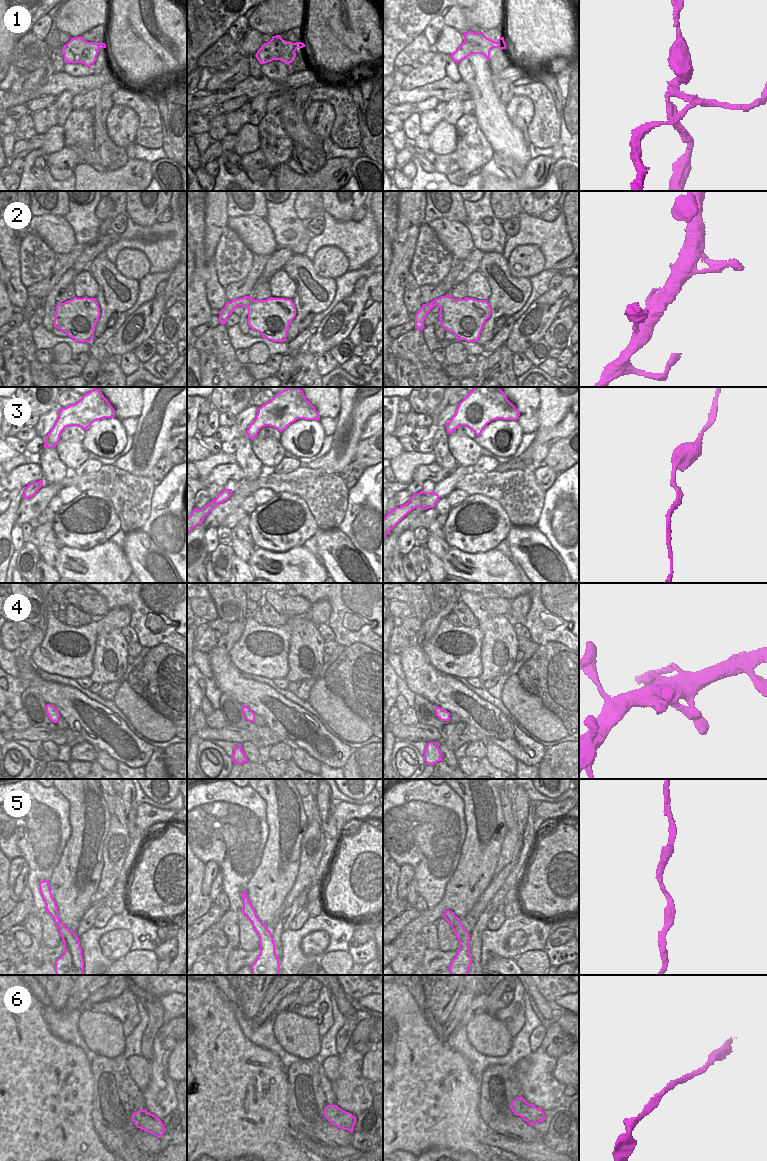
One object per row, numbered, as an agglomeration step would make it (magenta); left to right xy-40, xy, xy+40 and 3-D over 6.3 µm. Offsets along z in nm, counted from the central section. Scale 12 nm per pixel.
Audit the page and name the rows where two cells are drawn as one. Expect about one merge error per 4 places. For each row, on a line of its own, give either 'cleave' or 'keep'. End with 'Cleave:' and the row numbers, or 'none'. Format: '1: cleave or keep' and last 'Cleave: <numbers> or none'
1: cleave
2: cleave
3: keep
4: keep
5: keep
6: keep
Cleave: 1, 2

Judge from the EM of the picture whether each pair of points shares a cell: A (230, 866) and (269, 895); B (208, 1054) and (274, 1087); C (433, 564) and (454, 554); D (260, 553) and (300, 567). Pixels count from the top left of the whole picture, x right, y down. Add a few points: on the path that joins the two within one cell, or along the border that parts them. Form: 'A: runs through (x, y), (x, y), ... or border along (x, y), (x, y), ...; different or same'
A: border along (259, 859), (259, 864), (244, 890); different
B: runs through (224, 1068), (239, 1083), (258, 1083); same
C: border along (440, 559), (446, 572); different
D: runs through (270, 559), (277, 559), (286, 567), (290, 567); same

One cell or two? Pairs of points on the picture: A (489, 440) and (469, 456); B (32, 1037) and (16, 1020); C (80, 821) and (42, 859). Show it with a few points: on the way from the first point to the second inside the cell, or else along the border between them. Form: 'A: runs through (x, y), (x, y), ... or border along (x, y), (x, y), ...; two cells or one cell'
A: border along (474, 439), (481, 448); two cells
B: runs through (28, 1033), (19, 1024); one cell
C: border along (70, 807), (68, 815), (70, 837), (61, 853); two cells

